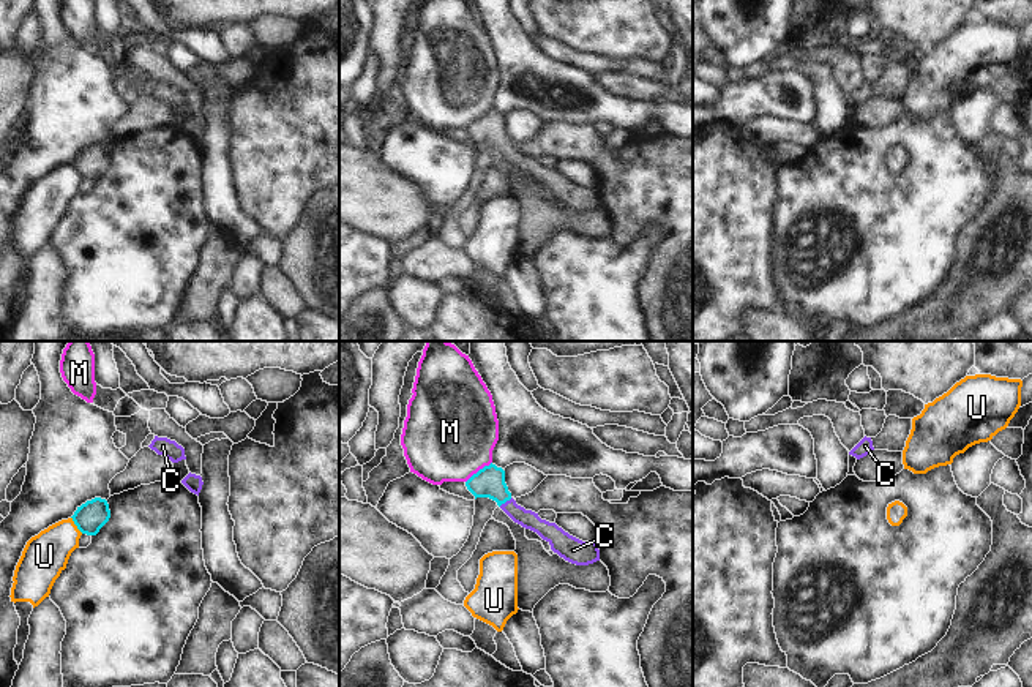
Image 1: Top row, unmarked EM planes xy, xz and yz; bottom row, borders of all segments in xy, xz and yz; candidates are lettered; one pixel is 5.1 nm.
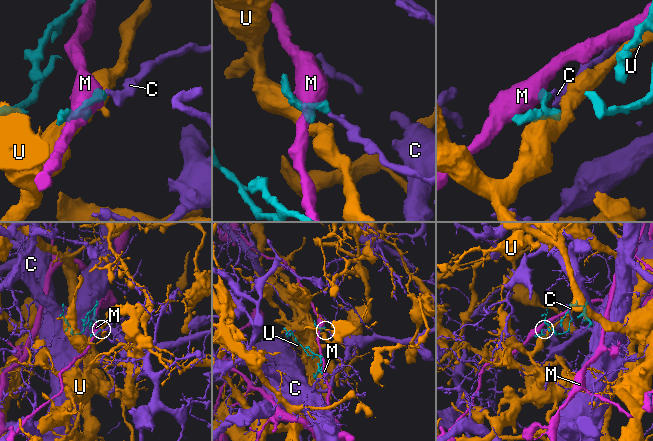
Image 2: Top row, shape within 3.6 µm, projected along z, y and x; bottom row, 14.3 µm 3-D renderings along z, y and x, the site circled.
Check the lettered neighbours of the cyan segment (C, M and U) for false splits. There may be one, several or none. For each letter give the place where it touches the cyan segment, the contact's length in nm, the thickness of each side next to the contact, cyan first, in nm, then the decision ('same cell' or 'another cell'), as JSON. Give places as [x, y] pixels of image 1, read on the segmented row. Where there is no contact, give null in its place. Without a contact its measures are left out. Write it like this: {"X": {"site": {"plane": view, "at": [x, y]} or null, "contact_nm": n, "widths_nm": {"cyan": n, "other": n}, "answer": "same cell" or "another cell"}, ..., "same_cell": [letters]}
{"C": {"site": {"plane": "xz", "at": [505, 501]}, "contact_nm": 80, "widths_nm": {"cyan": 160, "other": 90}, "answer": "same cell"}, "M": {"site": {"plane": "xz", "at": [480, 469]}, "contact_nm": 170, "widths_nm": {"cyan": 160, "other": 480}, "answer": "another cell"}, "U": {"site": {"plane": "xy", "at": [74, 523]}, "contact_nm": 110, "widths_nm": {"cyan": 160, "other": 220}, "answer": "another cell"}, "same_cell": ["C"]}

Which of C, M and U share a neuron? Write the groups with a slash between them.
C / M / U

